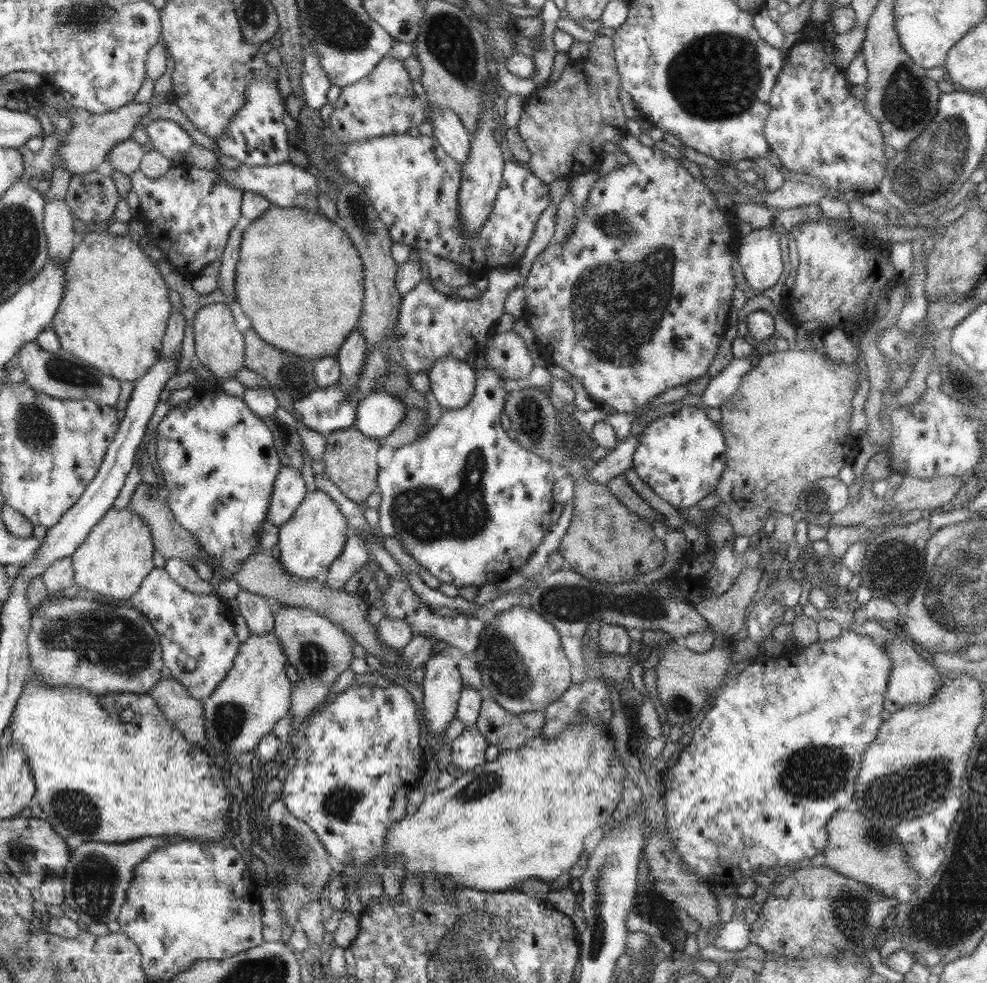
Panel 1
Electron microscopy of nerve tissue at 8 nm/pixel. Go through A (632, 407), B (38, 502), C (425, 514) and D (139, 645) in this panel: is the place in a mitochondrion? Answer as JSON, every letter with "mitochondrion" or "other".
{"A":"other","B":"other","C":"mitochondrion","D":"mitochondrion"}

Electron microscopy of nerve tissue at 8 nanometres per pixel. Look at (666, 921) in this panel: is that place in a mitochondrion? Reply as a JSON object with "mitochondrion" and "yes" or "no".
{"mitochondrion":"no"}

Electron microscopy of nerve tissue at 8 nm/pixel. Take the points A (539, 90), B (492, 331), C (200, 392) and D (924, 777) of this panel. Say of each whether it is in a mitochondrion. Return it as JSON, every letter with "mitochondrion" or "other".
{"A":"other","B":"other","C":"other","D":"mitochondrion"}

